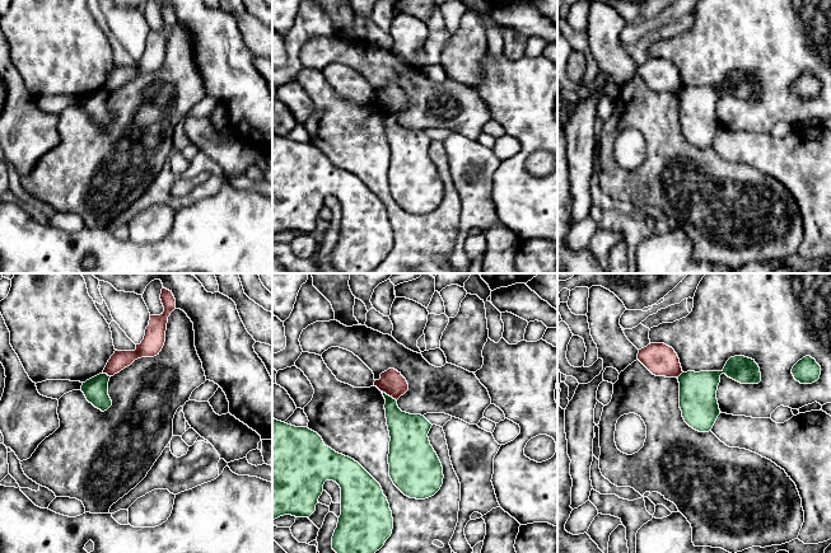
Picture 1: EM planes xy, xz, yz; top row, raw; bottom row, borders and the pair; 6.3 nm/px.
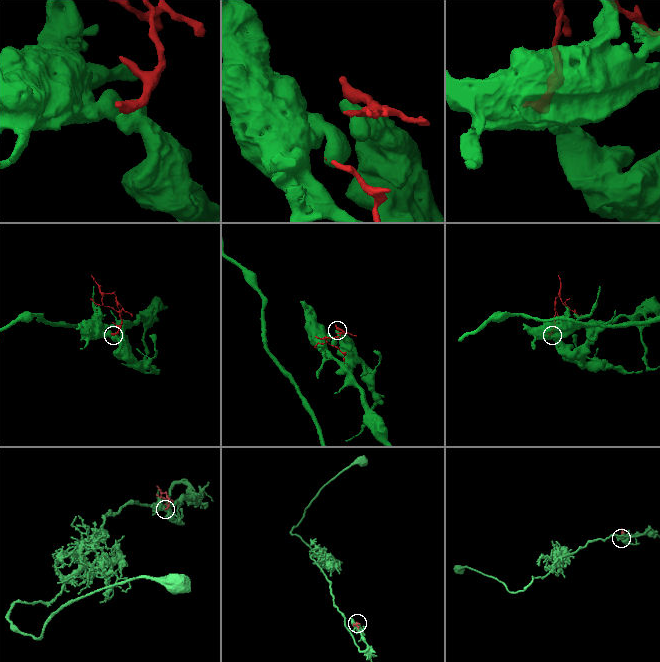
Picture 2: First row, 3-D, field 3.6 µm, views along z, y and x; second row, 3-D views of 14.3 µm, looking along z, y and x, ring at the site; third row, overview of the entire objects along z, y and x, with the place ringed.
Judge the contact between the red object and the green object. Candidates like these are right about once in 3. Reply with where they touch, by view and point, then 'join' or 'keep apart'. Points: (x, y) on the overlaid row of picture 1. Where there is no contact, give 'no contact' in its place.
contact xz (390, 395); keep apart

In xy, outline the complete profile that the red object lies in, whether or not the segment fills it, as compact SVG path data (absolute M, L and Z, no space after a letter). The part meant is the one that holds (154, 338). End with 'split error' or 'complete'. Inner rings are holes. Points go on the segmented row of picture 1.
M163 287L160 300L164 306L164 311L160 315L150 315L149 325L145 329L145 336L141 343L136 345L135 351L116 350L108 360L103 374L113 376L130 366L137 358L154 357L159 355L165 342L168 317L176 309L176 299L172 291Z; complete

